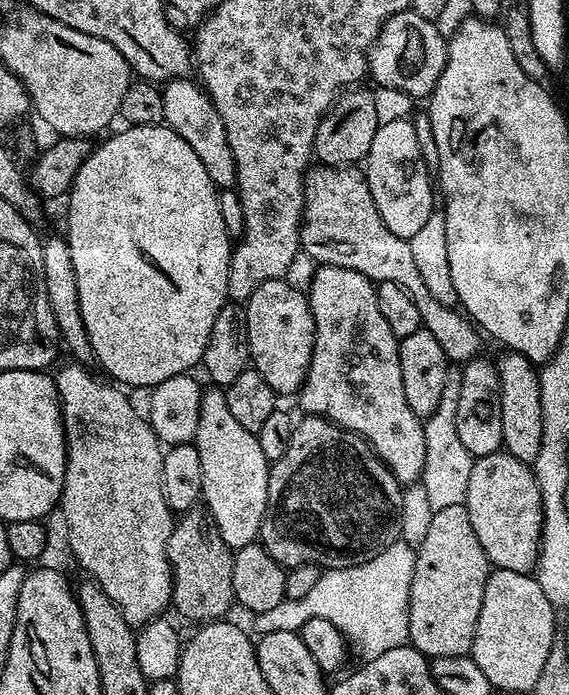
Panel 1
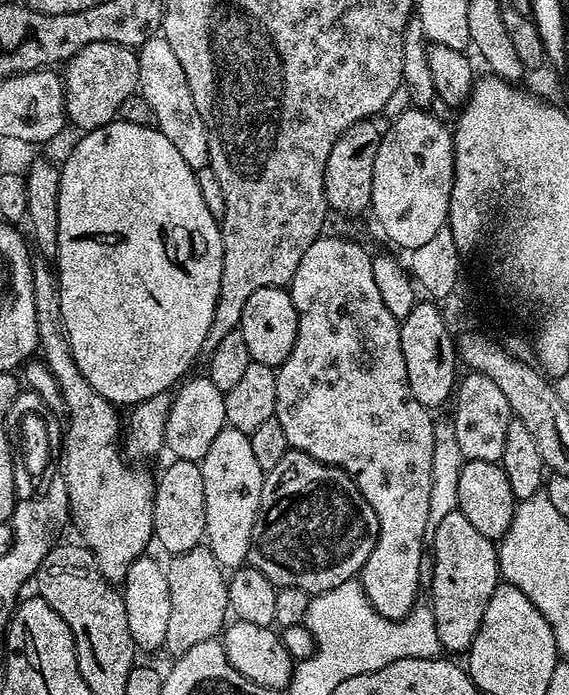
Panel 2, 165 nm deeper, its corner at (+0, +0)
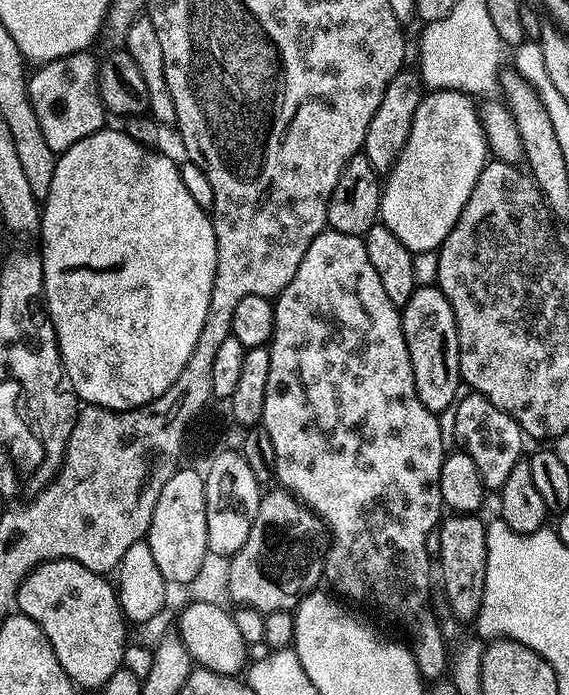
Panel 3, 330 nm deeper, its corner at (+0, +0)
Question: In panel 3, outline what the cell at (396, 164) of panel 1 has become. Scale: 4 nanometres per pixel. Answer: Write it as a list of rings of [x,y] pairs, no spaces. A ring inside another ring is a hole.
[[[432,90],[421,99],[410,126],[410,138],[382,184],[379,219],[412,253],[435,252],[458,222],[470,190],[489,159],[488,143],[480,125],[480,114],[471,95],[451,90]]]

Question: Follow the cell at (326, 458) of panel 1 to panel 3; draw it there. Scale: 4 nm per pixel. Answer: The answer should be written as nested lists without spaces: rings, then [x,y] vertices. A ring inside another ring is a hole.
[[[288,490],[275,491],[265,491],[261,495],[250,535],[246,542],[242,542],[242,550],[234,553],[229,562],[231,599],[237,605],[256,608],[263,614],[295,609],[301,598],[319,585],[316,583],[324,580],[324,557],[330,543],[330,532],[324,521],[303,500]]]

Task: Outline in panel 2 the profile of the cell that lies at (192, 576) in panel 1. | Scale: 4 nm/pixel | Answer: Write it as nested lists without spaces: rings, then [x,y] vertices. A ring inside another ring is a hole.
[[[207,546],[177,552],[169,560],[172,561],[167,562],[166,573],[170,590],[170,618],[167,619],[162,648],[164,652],[169,652],[169,657],[175,658],[190,650],[190,646],[198,646],[198,642],[217,639],[226,627],[230,609],[228,580]]]

